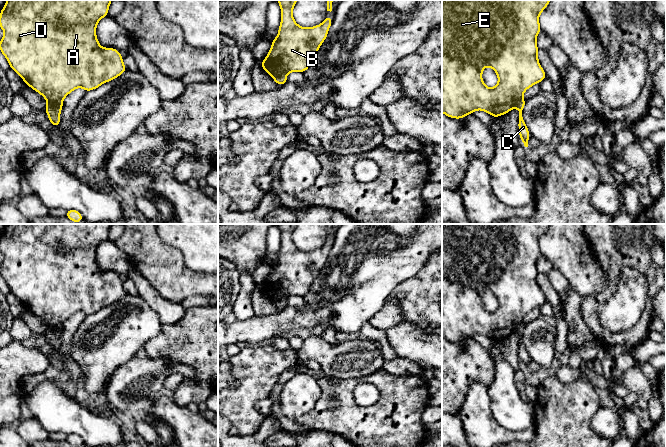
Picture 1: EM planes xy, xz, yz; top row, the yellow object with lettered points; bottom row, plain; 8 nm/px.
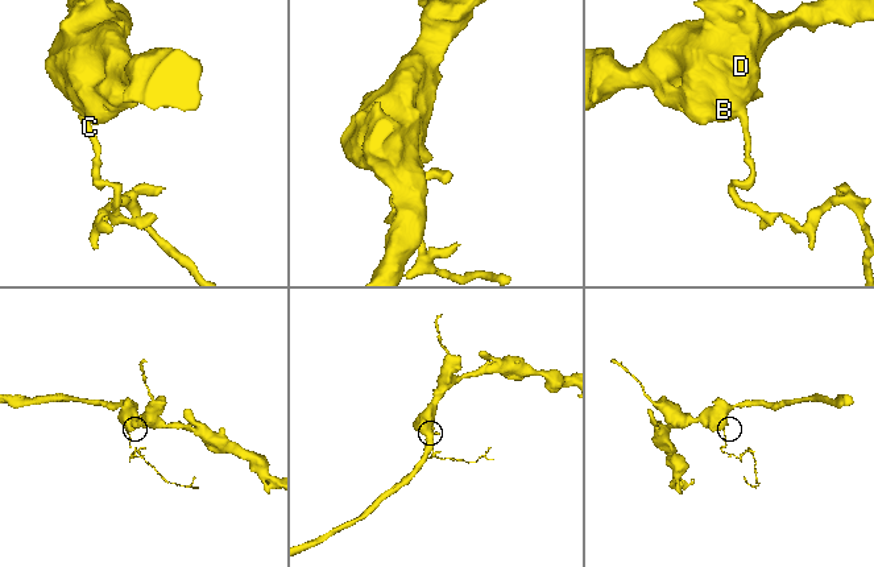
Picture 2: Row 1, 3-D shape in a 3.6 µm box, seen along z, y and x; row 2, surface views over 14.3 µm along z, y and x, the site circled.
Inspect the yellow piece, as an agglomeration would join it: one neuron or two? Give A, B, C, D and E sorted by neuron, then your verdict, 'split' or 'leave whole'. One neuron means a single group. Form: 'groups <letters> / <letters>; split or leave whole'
groups A B D E / C; split

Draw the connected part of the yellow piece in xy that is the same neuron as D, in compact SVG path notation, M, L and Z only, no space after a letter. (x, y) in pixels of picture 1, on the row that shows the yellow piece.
M7 0L0 11L0 28L4 35L0 51L9 66L25 84L41 94L47 104L63 102L73 90L81 87L86 92L119 77L127 70L120 52L103 48L96 36L98 22L108 15L112 0Z

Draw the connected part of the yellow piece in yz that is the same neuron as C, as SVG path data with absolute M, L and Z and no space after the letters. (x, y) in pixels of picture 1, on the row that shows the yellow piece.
M520 98L517 102L516 107L519 112L519 121L518 121L519 136L521 138L521 141L524 144L524 146L528 147L528 141L529 141L530 135L529 135L529 130L526 126L526 123L522 117L522 112L523 112L524 106L525 106L525 101L526 100L524 98Z

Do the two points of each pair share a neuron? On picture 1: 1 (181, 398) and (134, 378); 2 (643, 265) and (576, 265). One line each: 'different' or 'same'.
1: different
2: different

